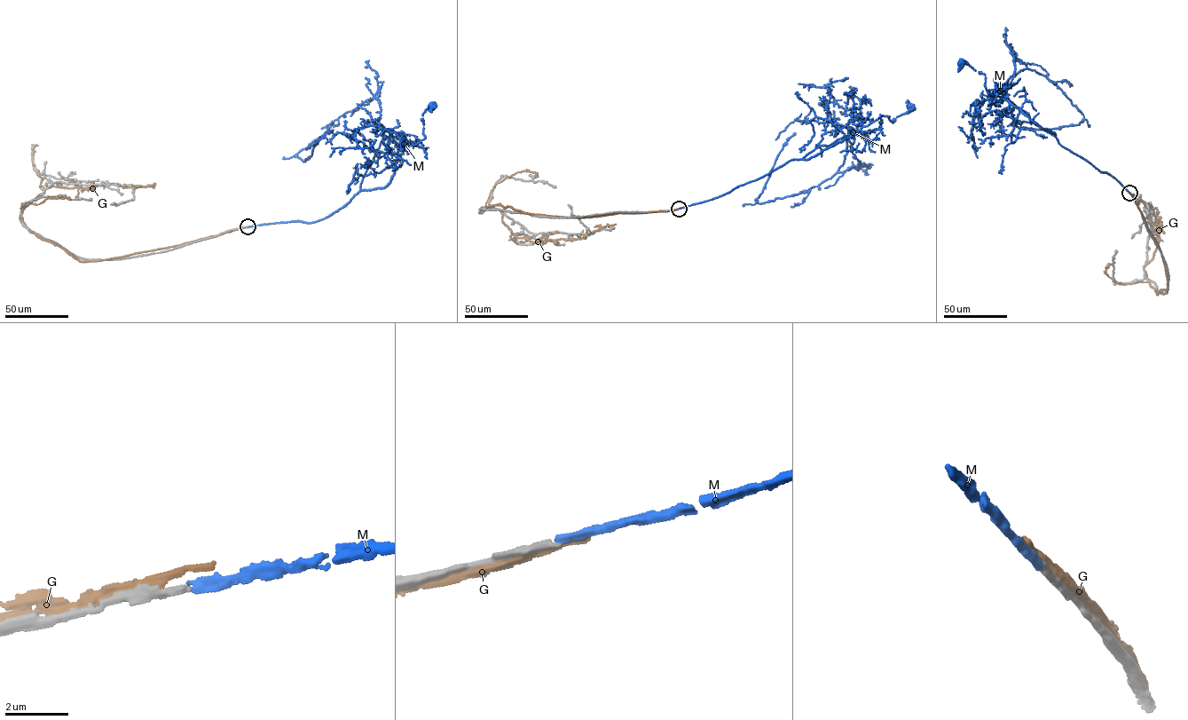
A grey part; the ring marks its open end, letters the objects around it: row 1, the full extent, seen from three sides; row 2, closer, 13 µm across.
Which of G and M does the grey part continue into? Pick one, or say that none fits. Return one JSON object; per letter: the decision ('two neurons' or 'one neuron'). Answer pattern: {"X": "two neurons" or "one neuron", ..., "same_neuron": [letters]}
{"G": "two neurons", "M": "one neuron", "same_neuron": ["M"]}

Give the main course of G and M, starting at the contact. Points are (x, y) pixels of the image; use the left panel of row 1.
G: (246, 227), (82, 261), (23, 222), (23, 209), (49, 187), (155, 184)
M: (247, 227), (317, 221), (344, 206), (359, 191), (388, 185), (399, 147), (425, 137), (423, 113), (432, 106)

